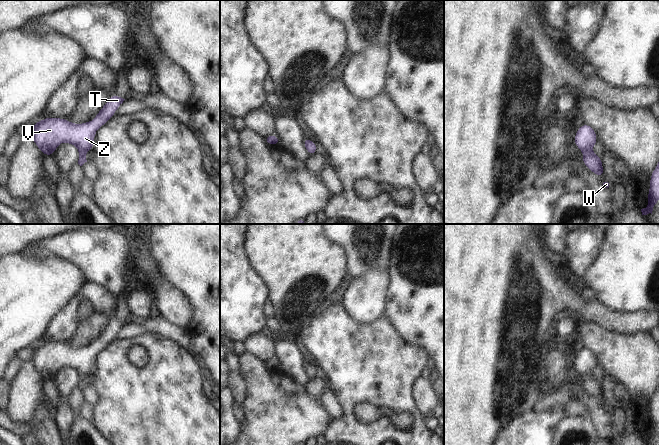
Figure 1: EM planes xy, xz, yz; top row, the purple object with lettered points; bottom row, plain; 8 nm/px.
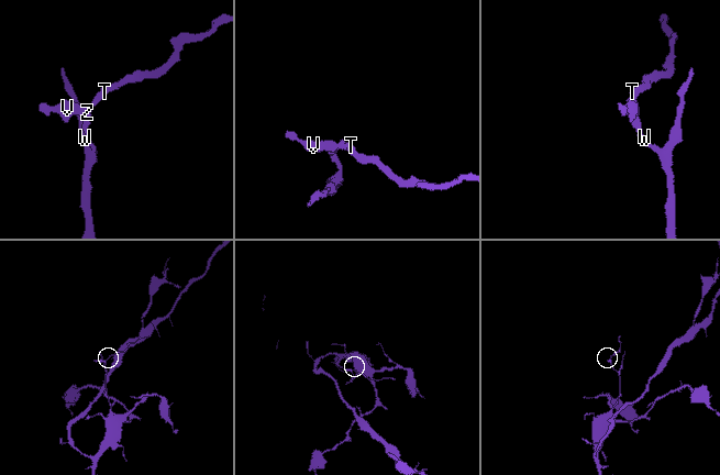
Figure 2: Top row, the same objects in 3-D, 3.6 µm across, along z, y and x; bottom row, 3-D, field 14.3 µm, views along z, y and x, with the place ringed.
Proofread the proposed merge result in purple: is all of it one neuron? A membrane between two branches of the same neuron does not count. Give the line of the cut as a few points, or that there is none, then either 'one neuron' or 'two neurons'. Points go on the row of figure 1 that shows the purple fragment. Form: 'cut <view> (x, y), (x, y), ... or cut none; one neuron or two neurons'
cut none; one neuron

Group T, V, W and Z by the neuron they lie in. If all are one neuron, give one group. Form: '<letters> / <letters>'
T V W Z

